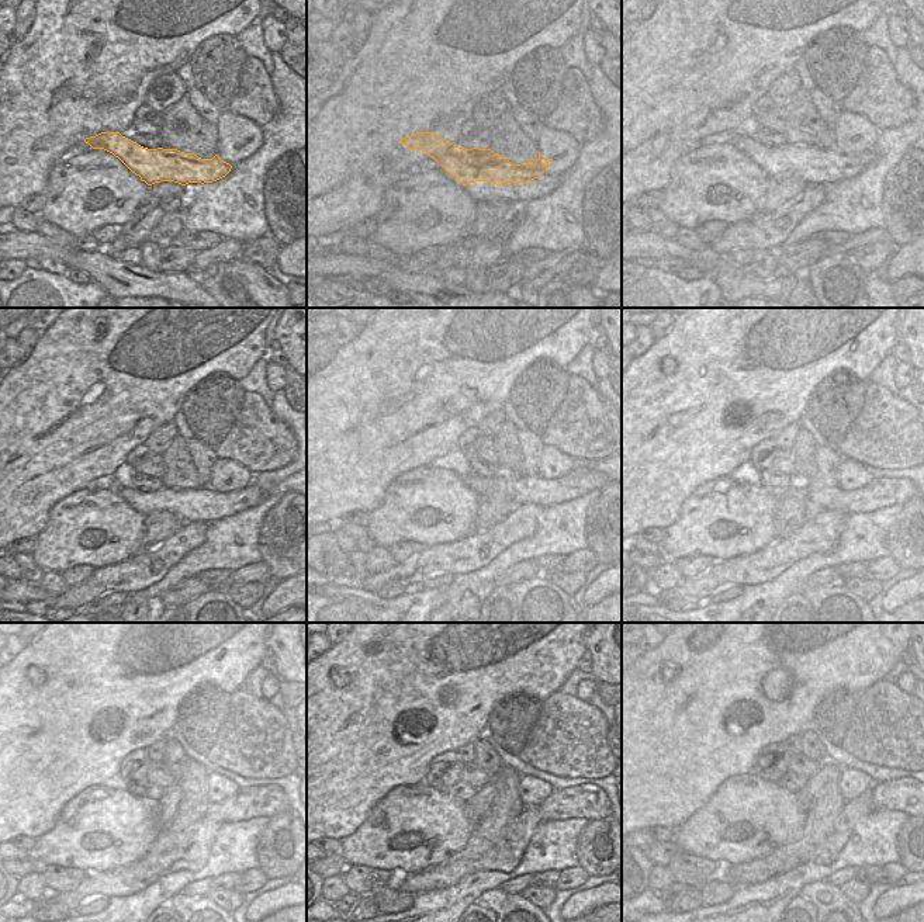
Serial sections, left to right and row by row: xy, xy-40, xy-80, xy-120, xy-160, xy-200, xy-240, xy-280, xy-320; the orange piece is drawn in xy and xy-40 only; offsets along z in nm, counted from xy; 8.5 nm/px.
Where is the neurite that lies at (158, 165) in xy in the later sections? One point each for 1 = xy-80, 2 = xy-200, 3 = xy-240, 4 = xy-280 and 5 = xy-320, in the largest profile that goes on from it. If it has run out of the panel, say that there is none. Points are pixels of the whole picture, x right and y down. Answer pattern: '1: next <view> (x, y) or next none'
1: next xy-80 (812, 162)
2: next xy-200 (882, 492)
3: next xy-240 (269, 800)
4: next xy-280 (589, 801)
5: next xy-320 (906, 794)

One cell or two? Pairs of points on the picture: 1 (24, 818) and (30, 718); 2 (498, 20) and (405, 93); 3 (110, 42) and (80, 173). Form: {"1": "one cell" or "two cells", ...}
{"1": "one cell", "2": "one cell", "3": "two cells"}

